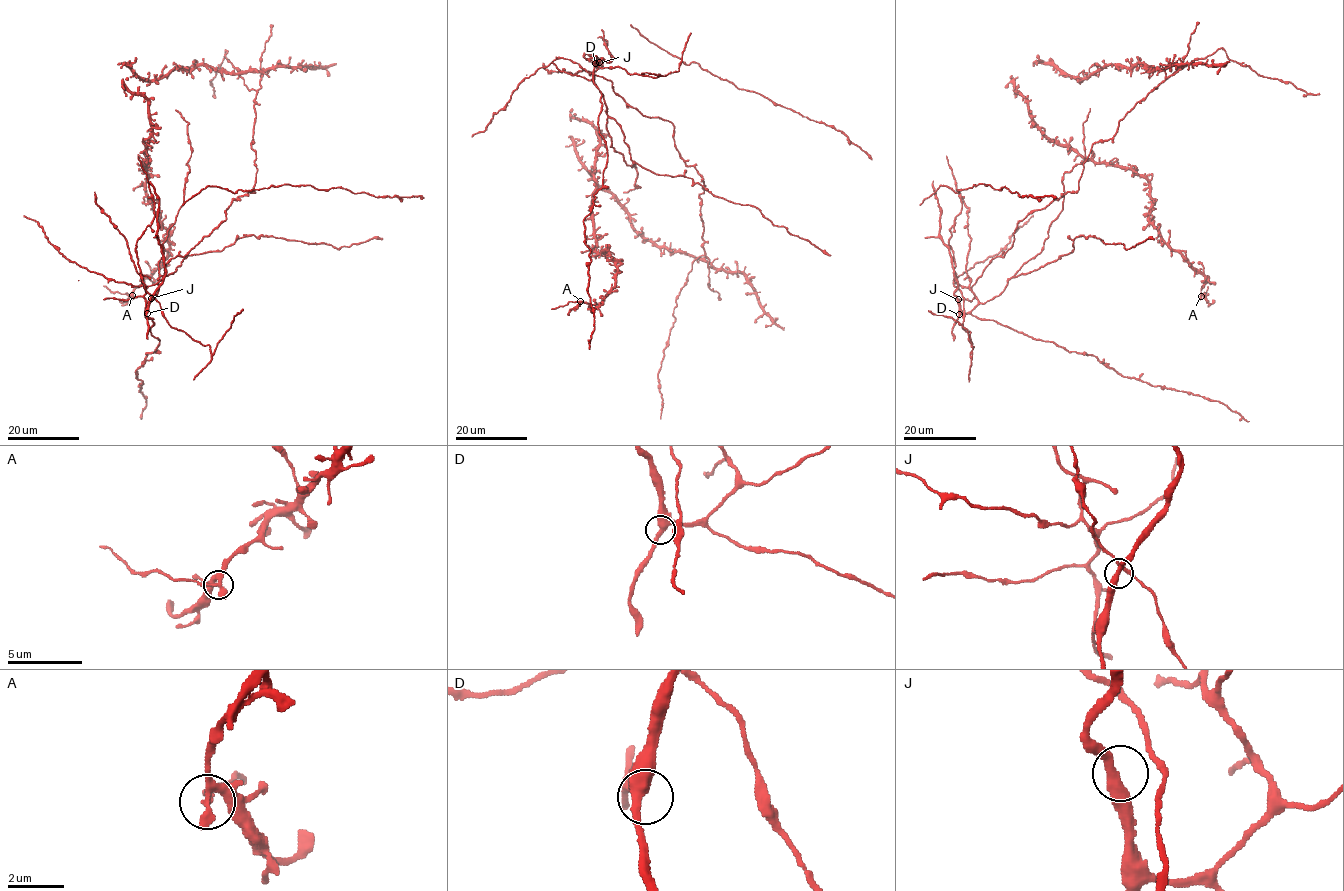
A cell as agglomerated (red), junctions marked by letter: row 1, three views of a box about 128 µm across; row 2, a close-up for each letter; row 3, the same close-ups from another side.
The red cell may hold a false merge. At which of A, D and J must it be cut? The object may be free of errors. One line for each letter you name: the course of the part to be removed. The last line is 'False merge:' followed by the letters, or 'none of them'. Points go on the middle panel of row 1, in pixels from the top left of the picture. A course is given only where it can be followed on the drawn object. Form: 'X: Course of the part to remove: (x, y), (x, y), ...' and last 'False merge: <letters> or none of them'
A: Course of the part to remove: (580, 301), (569, 301), (551, 308)
False merge: A

